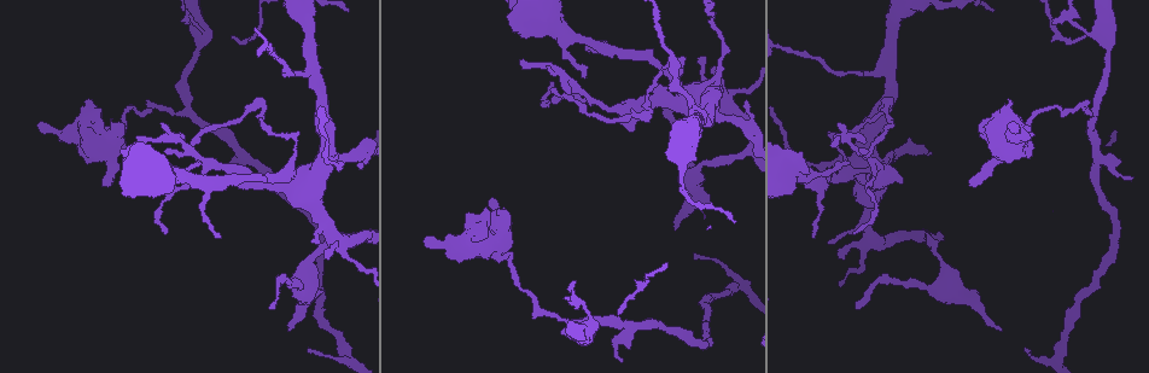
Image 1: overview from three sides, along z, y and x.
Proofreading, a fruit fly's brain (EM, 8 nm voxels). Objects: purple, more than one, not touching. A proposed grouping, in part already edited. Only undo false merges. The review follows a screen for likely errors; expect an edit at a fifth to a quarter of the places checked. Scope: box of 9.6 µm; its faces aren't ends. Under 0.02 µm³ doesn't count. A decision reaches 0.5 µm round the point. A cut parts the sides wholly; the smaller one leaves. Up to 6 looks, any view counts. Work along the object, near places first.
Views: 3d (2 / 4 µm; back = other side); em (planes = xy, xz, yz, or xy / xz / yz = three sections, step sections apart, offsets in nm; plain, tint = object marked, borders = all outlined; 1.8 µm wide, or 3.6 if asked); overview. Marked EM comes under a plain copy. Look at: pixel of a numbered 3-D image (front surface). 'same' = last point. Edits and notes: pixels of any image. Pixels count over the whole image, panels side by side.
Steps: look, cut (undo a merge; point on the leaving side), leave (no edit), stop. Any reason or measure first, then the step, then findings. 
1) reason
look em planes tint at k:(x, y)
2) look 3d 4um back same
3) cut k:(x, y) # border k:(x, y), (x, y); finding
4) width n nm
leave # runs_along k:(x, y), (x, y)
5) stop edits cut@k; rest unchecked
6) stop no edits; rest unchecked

closes a loop
look 3d 4um back at 1:(887, 115)

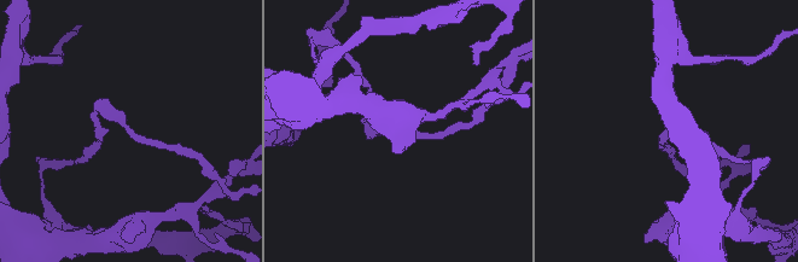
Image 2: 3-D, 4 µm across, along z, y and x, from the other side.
need the tissue
look em 3.6um planes tint at 2:(131, 134)

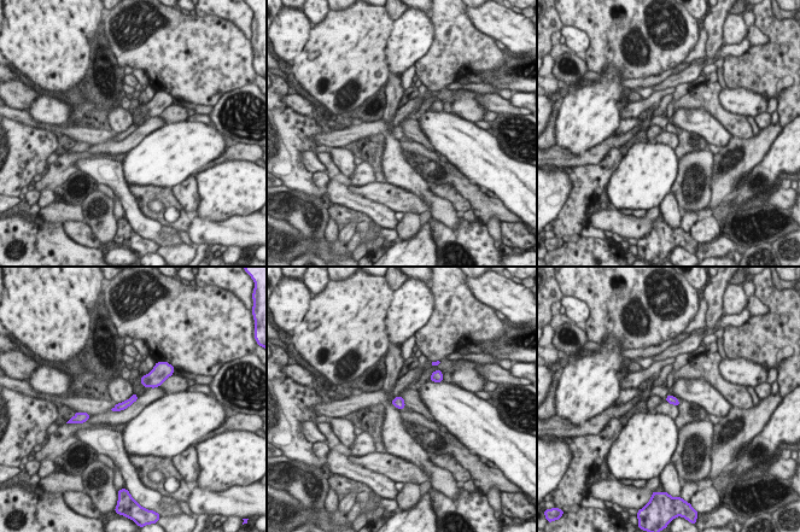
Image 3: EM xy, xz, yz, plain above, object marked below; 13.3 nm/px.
leave # one neuron here

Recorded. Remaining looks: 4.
abrupt turn
look em 3.6um yz step 4 tint at 1:(295, 176)

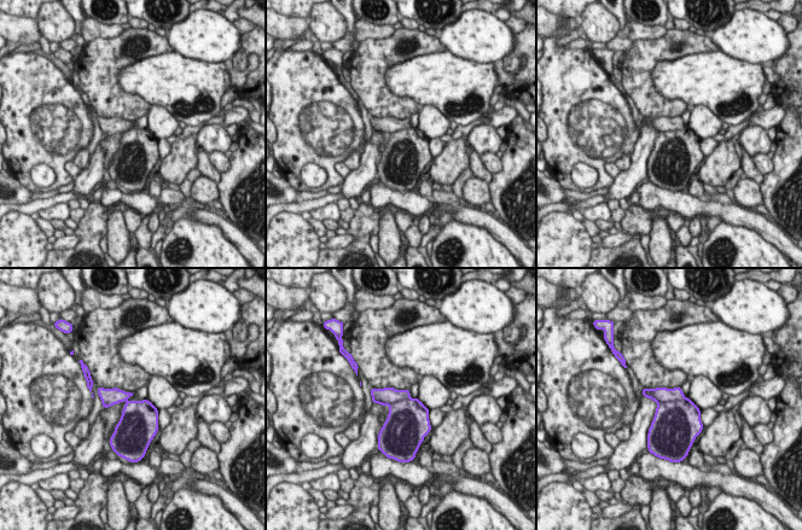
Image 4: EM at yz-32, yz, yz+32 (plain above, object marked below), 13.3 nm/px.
another direction
look em 3.6um planes tint same

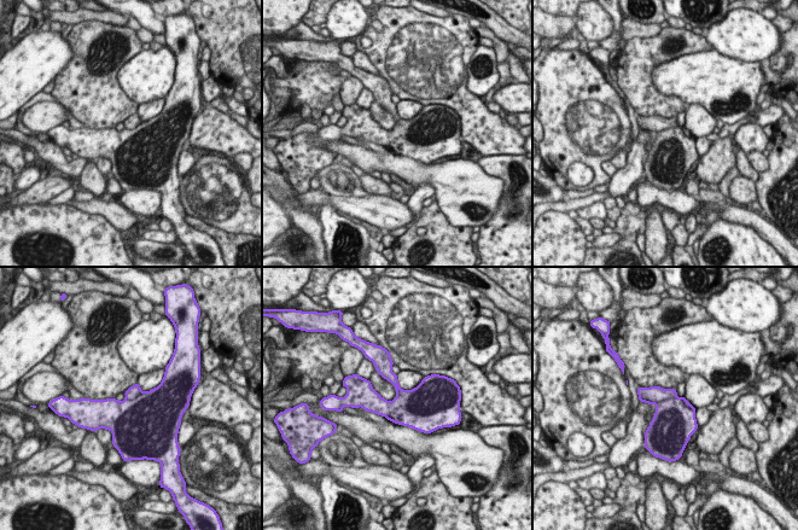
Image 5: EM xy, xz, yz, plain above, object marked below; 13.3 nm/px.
width 460 nm
cut 5:(652, 395) # border 5:(676, 396), (657, 403); a second neuron is stuck on

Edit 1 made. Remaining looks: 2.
stop edits cut@5; rest unchecked

